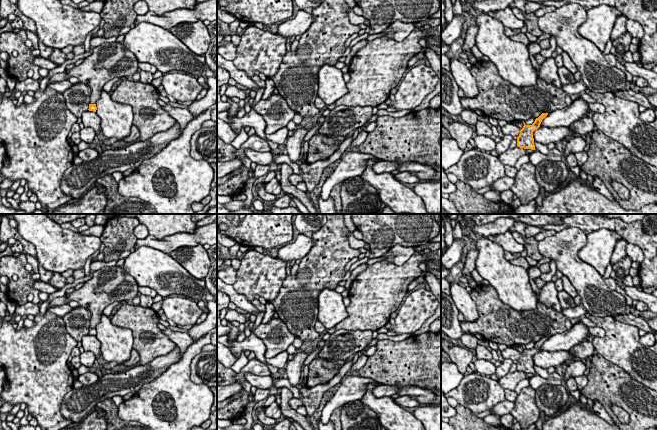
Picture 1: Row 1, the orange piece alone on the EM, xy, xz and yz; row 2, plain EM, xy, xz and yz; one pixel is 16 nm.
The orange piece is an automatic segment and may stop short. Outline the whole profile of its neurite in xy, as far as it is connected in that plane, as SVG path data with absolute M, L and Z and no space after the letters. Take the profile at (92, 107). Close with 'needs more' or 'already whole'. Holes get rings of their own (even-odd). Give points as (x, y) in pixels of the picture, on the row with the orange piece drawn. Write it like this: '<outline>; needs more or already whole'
M122 42L102 43L95 47L90 56L84 59L84 62L70 70L66 70L67 78L74 76L79 79L80 83L88 85L92 89L89 111L96 112L96 102L100 98L103 86L114 78L122 79L138 72L138 60L135 55L126 50Z; needs more

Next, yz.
M542 113L535 119L532 125L524 124L523 128L520 130L519 136L517 137L517 147L535 150L533 132L540 127L542 120L547 115L548 113Z; already whole

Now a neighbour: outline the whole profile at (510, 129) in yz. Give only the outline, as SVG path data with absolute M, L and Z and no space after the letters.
M512 123L510 124L506 124L505 126L501 127L502 128L502 131L504 134L506 135L510 135L512 137L515 137L515 136L519 136L520 134L520 128Z

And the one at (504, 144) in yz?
M504 134L501 140L496 144L495 150L498 154L497 157L499 157L501 154L506 152L510 148L512 140L513 140L512 136Z

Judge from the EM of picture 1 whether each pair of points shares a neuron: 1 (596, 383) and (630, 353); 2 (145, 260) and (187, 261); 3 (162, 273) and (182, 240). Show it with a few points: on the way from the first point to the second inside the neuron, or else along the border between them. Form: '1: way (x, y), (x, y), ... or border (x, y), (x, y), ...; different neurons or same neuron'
1: border (597, 353), (618, 365), (636, 379); different neurons
2: border (169, 254), (194, 277); different neurons
3: border (147, 246), (169, 254); different neurons

